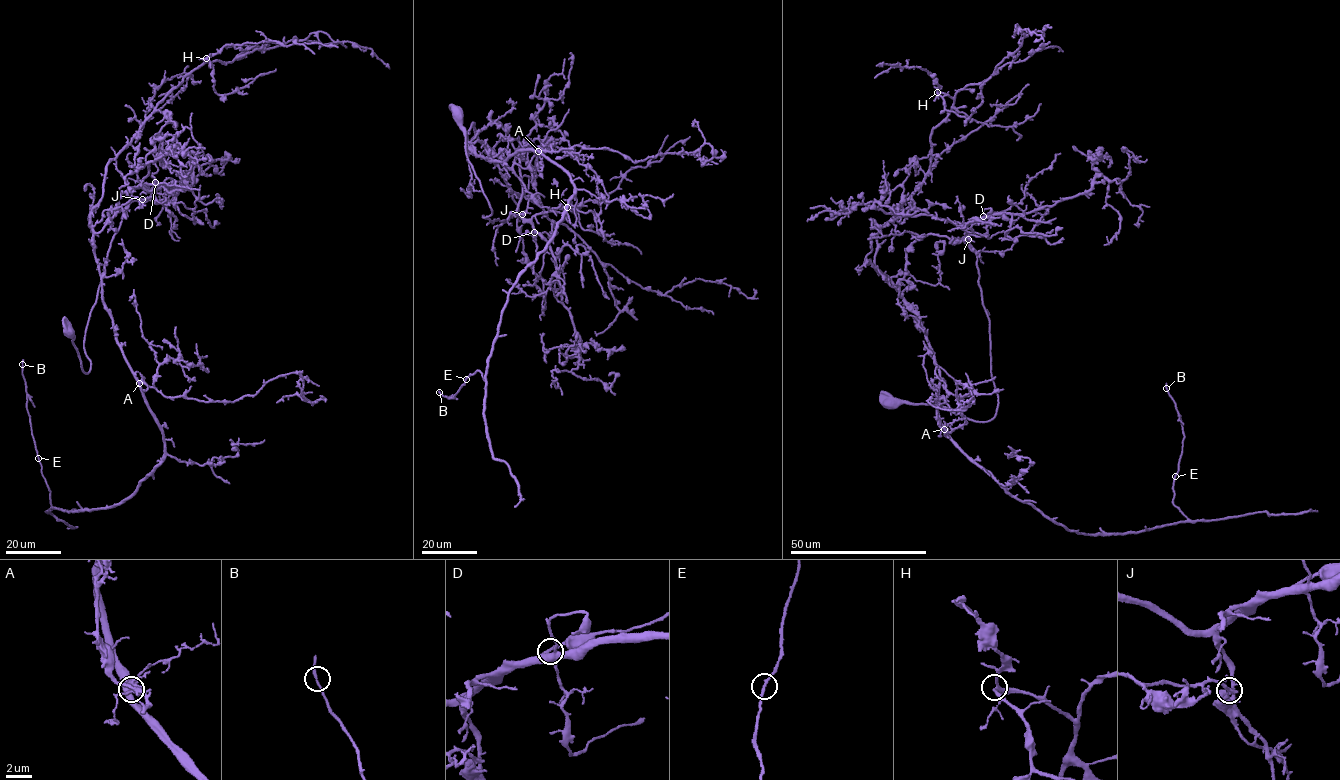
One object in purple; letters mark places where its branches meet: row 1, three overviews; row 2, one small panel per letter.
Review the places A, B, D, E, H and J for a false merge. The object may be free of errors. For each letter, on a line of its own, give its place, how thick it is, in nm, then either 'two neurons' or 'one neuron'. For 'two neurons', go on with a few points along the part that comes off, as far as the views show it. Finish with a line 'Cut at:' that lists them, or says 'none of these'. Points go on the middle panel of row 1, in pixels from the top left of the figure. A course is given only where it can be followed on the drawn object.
A: place (538, 151); calibre 440 nm; one neuron
B: place (439, 392); calibre 180 nm; one neuron
D: place (534, 232); calibre 320 nm; one neuron
E: place (466, 379); calibre 170 nm; one neuron
H: place (567, 207); calibre 220 nm; one neuron
J: place (522, 214); calibre 260 nm; two neurons; course (522, 214), (532, 194), (475, 141), (492, 161), (537, 151), (575, 194), (511, 290), (485, 381), (438, 392)
Cut at: J

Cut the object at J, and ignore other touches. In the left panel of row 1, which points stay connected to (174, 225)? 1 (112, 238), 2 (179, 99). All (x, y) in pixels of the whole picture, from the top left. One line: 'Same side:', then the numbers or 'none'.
Same side: 1

